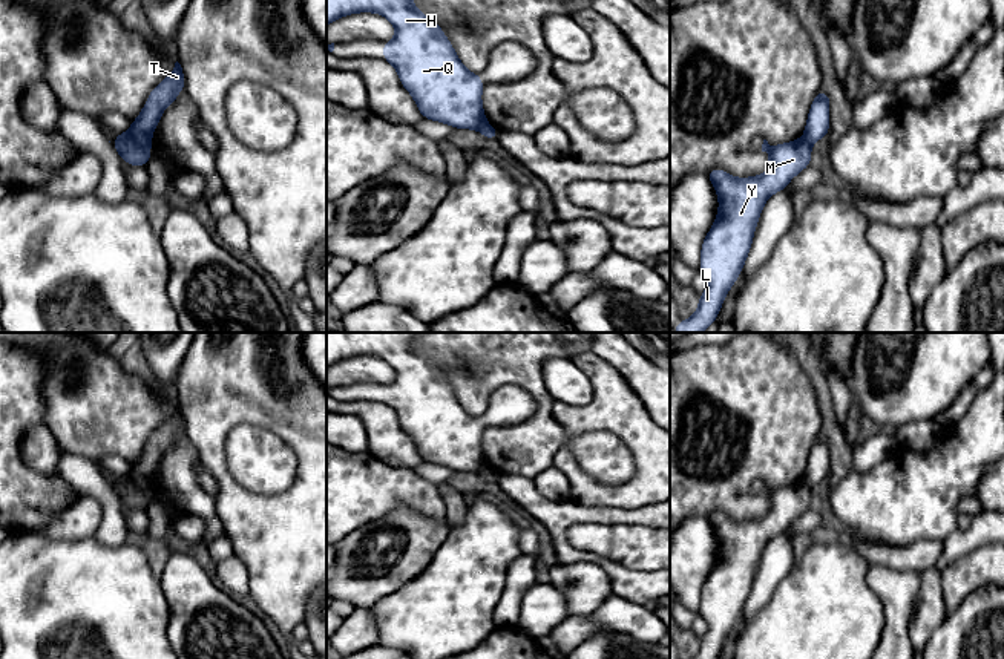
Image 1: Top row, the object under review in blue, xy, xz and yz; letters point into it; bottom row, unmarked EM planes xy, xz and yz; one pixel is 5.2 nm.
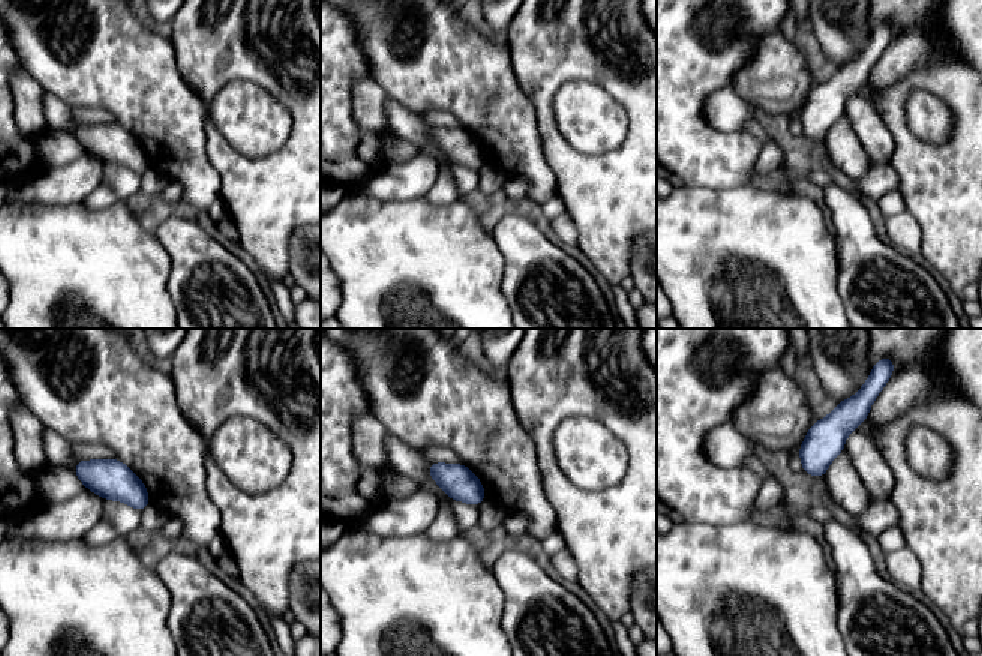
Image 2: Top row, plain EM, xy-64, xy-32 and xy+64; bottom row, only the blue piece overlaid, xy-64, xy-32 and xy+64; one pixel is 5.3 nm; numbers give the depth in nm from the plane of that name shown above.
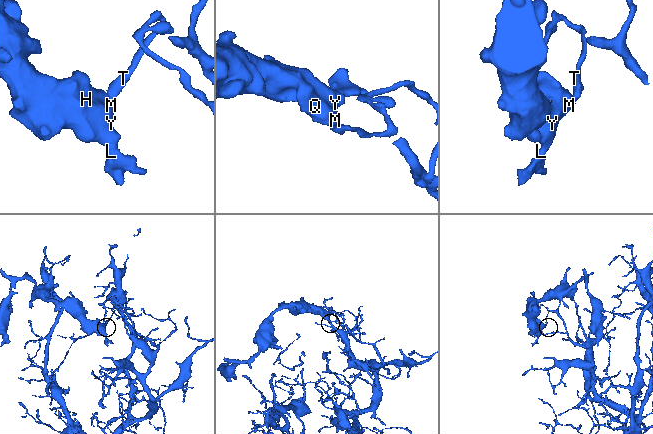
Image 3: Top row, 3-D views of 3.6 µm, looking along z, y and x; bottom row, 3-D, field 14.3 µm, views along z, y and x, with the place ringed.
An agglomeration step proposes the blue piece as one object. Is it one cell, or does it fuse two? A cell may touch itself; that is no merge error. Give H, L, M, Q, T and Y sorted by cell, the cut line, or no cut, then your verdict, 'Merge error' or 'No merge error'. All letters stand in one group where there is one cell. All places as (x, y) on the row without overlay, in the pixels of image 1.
Groups: H L M Q Y / T. Split along xy (127, 475), (147, 491). Merge error

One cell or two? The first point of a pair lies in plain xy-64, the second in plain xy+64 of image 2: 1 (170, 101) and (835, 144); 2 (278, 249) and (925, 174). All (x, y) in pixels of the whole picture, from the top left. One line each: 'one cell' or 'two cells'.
1: two cells
2: one cell

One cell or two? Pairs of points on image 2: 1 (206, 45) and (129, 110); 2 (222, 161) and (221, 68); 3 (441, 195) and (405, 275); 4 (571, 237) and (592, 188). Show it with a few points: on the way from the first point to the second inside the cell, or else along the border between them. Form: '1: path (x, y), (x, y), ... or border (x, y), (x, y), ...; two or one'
1: border (167, 36), (182, 80), (200, 96); two
2: path (270, 167), (300, 140), (300, 105), (269, 74); one
3: border (425, 197), (435, 204), (450, 204), (459, 198); two
4: border (565, 212), (576, 227), (577, 245); two

